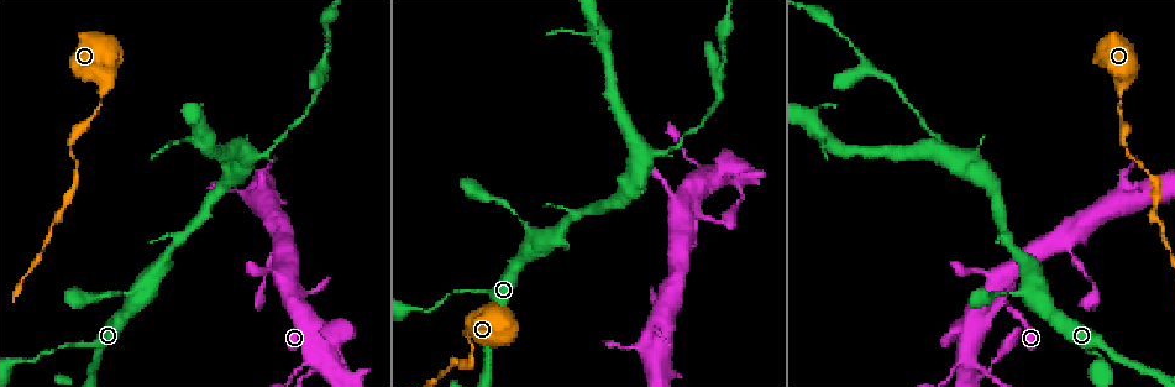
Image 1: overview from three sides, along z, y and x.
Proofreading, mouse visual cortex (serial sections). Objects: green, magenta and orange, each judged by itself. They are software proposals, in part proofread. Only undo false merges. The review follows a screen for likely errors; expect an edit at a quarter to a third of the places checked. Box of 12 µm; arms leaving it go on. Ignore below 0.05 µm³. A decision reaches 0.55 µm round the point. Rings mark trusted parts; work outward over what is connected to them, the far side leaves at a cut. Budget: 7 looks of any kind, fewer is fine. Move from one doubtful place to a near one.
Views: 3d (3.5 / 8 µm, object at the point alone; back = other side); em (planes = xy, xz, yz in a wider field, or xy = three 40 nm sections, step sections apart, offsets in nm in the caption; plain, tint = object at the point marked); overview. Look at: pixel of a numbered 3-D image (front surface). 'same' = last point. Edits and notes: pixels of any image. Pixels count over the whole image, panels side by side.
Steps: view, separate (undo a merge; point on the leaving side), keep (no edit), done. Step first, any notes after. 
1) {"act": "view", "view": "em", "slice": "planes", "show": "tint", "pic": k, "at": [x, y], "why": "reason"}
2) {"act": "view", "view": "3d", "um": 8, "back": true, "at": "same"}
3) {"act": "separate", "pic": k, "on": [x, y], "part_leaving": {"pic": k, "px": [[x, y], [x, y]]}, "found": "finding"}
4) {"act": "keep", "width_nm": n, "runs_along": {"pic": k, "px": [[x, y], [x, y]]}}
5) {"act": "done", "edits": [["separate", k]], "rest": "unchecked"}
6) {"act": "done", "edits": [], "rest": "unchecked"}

{"act": "view", "view": "3d", "um": 8, "pic": 1, "at": [464, 291], "why": "sudden change in width"}

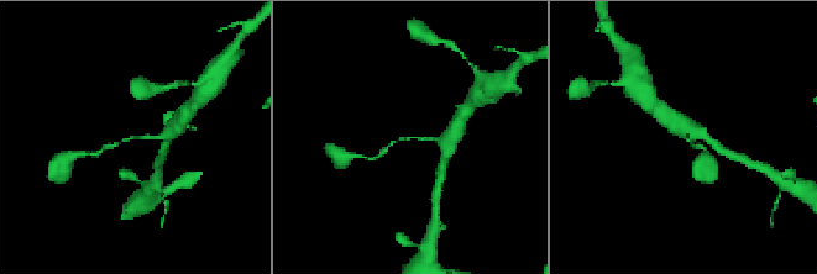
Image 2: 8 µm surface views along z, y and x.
{"act": "view", "view": "3d", "um": 3.5, "pic": 2, "at": [136, 136], "why": "closer look"}

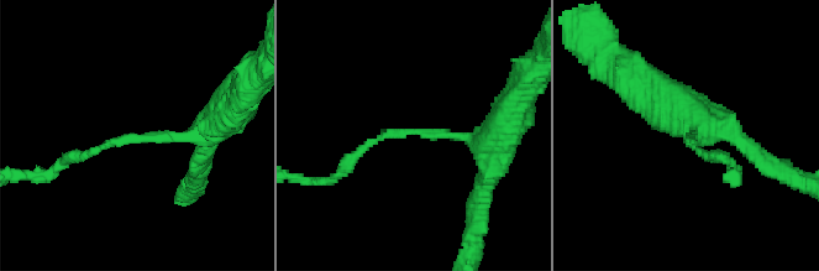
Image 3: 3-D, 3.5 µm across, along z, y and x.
{"act": "view", "view": "em", "slice": "xy", "step": 2, "show": "tint", "pic": 3, "at": [690, 139], "arm_widths_nm": [150, 200]}

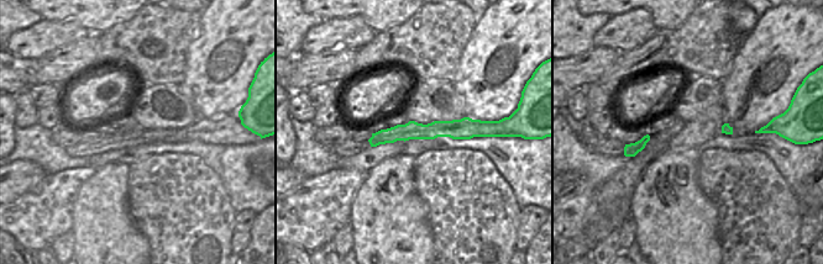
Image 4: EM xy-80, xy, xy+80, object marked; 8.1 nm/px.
{"act": "keep", "runs_along": {"pic": 4, "px": [[478, 123], [372, 141]]}, "found": "continuous, no second cell"}

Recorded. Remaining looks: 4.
{"act": "view", "view": "3d", "um": 3.5, "pic": 1, "at": [1065, 248]}

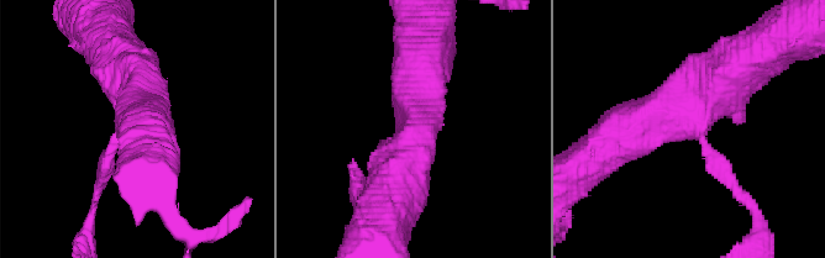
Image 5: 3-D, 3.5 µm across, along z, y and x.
{"act": "view", "view": "em", "slice": "xy", "step": 3, "show": "tint", "pic": 5, "at": [691, 129], "arms": 3, "arm_widths_nm": [200, 500, 600]}

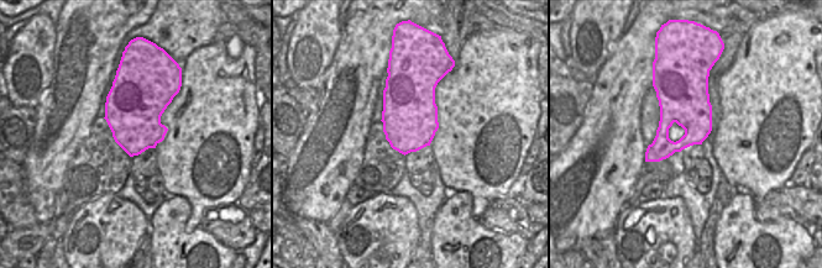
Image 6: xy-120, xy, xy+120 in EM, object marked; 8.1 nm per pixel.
{"act": "keep", "width_nm": 460, "runs_along": {"pic": 5, "px": [[605, 146], [737, 67]]}, "found": "one cell here"}

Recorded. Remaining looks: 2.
{"act": "view", "view": "3d", "um": 3.5, "pic": 1, "at": [655, 150], "why": "thick turns thin"}

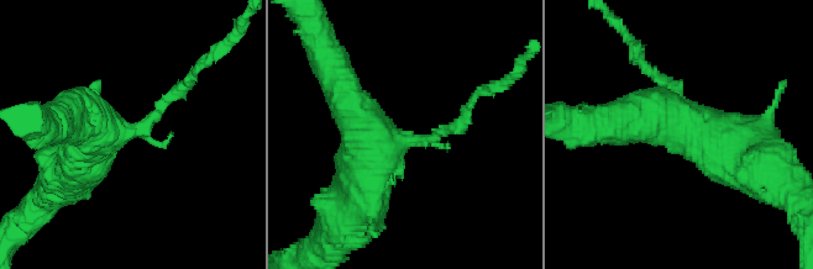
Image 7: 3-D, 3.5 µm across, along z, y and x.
{"act": "view", "view": "em", "slice": "xy", "step": 3, "show": "tint", "pic": 7, "at": [130, 132], "why": "shape alone is not enough"}

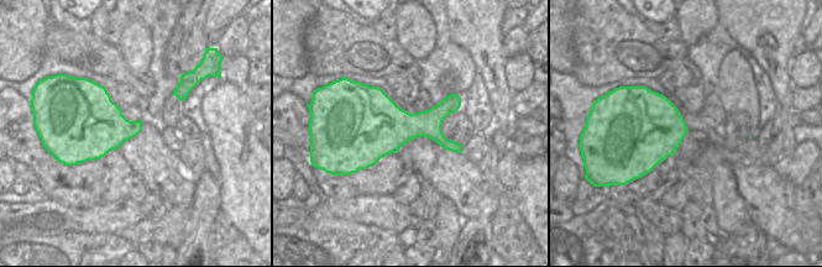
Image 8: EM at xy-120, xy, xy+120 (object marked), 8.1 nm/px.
{"act": "separate", "pic": 7, "on": [176, 90], "width_nm": 440, "part_leaving": {"pic": 7, "px": [[150, 120], [225, 43]]}, "found": "a second cell is stuck on"}

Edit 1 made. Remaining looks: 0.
{"act": "done", "edits": [["separate", 7]], "rest": "unchecked"}

